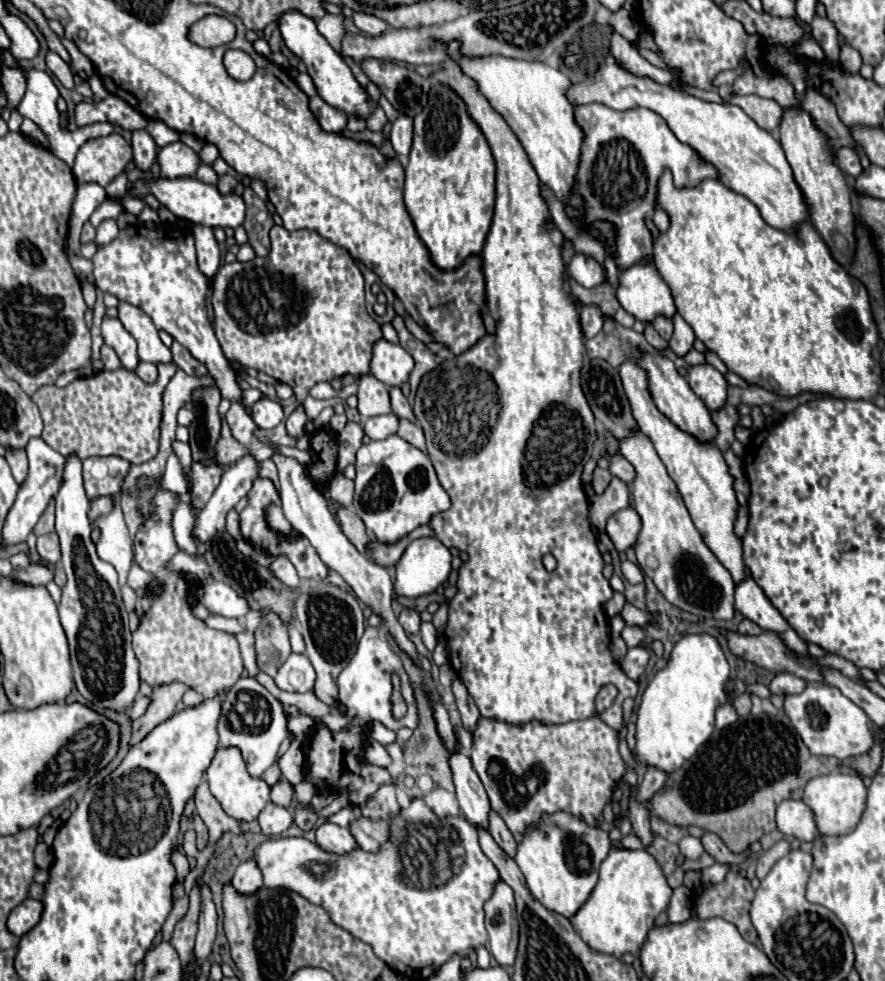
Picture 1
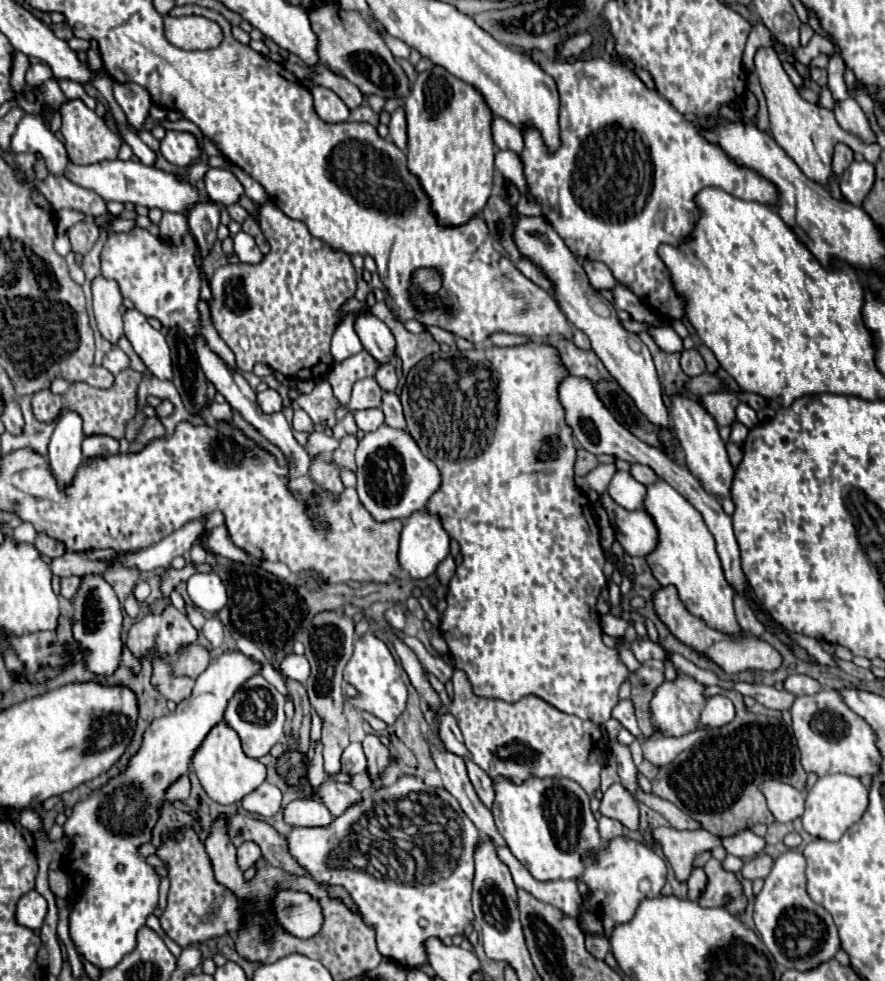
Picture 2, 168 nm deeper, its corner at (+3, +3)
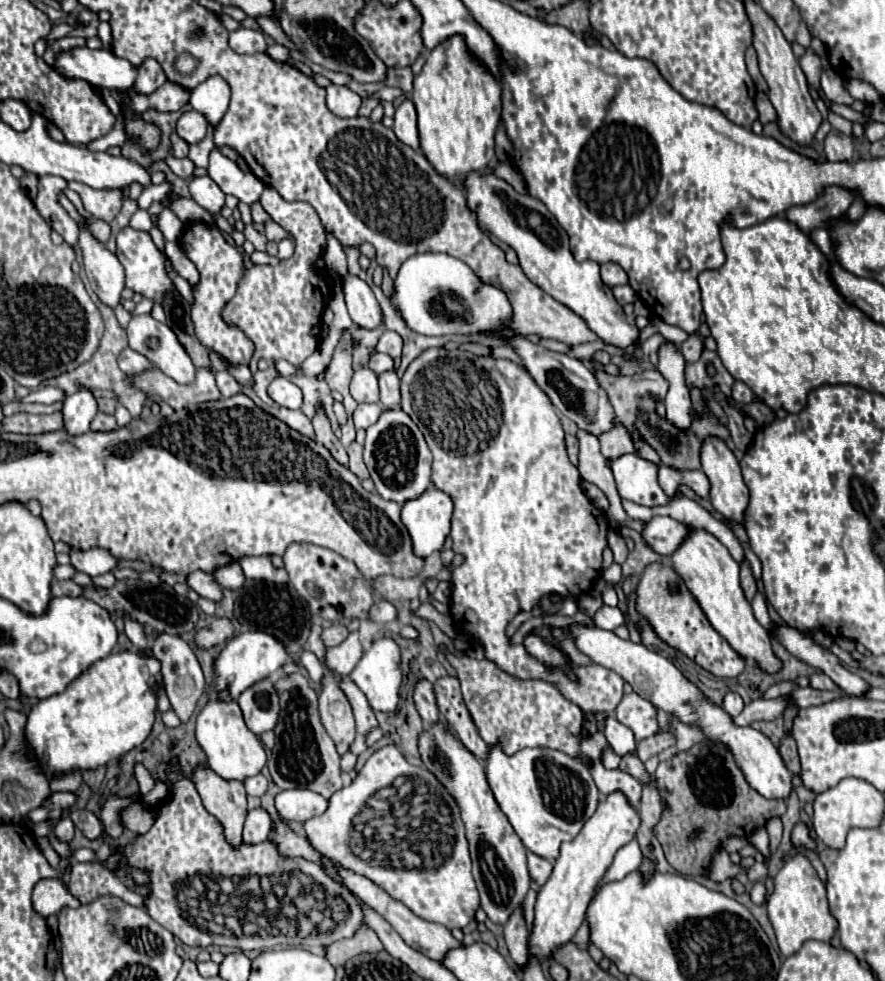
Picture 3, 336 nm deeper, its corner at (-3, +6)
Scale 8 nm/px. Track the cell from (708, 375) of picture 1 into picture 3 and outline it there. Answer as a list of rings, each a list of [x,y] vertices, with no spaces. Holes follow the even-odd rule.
[[[688,334],[688,338],[682,342],[680,352],[684,354],[686,362],[696,362],[702,354],[702,338],[700,334]]]

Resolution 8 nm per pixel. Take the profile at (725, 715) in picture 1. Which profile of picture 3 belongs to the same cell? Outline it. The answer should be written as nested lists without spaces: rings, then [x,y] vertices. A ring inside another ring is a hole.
[[[728,692],[728,694],[724,696],[724,710],[726,710],[730,716],[738,716],[738,714],[742,712],[742,708],[744,708],[744,702],[742,702],[740,694]]]

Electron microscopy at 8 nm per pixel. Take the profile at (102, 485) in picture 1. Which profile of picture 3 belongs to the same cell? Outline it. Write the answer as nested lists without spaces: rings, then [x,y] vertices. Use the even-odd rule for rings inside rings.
[[[98,412],[92,420],[92,430],[114,430],[116,428],[116,418],[106,412]]]

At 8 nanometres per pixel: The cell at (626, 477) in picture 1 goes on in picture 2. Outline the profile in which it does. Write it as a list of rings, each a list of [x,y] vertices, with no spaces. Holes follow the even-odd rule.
[[[632,465],[630,467],[630,473],[632,473],[632,477],[636,479],[636,481],[640,481],[642,485],[650,485],[650,483],[654,483],[658,477],[656,477],[656,473],[650,469],[650,467],[646,467],[646,465]]]

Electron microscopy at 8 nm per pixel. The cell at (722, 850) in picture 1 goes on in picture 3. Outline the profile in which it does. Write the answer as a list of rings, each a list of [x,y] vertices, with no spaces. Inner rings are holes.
[[[634,752],[634,754],[626,754],[626,758],[622,758],[620,770],[632,774],[632,776],[634,776],[636,780],[640,780],[640,782],[648,782],[648,780],[650,780],[650,776],[648,776],[648,772],[644,770],[644,764],[642,764],[640,758],[636,756],[636,752]]]

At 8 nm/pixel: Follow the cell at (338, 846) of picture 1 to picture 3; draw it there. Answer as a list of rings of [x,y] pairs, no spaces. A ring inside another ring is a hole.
[[[282,790],[276,794],[276,810],[284,820],[306,822],[320,816],[328,806],[328,800],[312,790]]]

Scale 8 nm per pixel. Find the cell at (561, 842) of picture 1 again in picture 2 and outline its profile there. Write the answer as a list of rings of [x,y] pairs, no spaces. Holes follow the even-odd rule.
[[[502,777],[494,781],[496,789],[496,801],[492,807],[492,815],[496,821],[496,827],[500,835],[506,839],[506,845],[514,853],[514,857],[530,871],[530,875],[536,881],[558,881],[558,879],[580,879],[586,869],[586,857],[590,857],[600,845],[600,833],[598,833],[598,821],[594,819],[590,811],[590,797],[584,793],[584,789],[570,781],[570,779],[536,779],[530,777],[522,785],[514,785]]]

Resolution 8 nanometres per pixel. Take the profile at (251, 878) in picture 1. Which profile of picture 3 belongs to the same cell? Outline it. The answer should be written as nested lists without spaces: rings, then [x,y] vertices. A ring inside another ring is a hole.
[[[264,808],[248,810],[246,822],[244,822],[244,842],[248,844],[264,842],[270,836],[270,828],[272,828],[272,820]]]

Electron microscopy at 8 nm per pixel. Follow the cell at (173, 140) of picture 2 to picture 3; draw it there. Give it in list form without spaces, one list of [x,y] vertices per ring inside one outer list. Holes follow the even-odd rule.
[[[188,110],[180,116],[176,132],[178,136],[182,136],[188,144],[196,144],[206,136],[208,130],[208,120],[204,114],[196,112],[196,110]]]

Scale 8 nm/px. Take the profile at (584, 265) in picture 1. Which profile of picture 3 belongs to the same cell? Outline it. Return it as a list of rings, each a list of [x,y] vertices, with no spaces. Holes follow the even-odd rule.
[[[606,262],[600,266],[600,274],[602,274],[602,282],[606,286],[618,286],[618,284],[628,284],[628,276],[626,272],[614,264],[614,262]]]

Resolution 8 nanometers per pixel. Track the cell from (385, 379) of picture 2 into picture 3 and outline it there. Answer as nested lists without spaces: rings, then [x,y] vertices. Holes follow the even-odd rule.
[[[374,352],[368,360],[368,368],[374,370],[376,374],[380,372],[386,372],[386,370],[394,370],[394,360],[388,356],[388,354],[380,354],[380,352]]]

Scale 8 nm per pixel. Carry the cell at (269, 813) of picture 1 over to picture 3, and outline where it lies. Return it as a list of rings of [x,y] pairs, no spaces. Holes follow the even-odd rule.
[[[256,774],[254,778],[246,778],[244,786],[246,786],[246,792],[248,792],[250,796],[262,796],[262,794],[266,792],[268,780],[266,780],[262,774]]]

